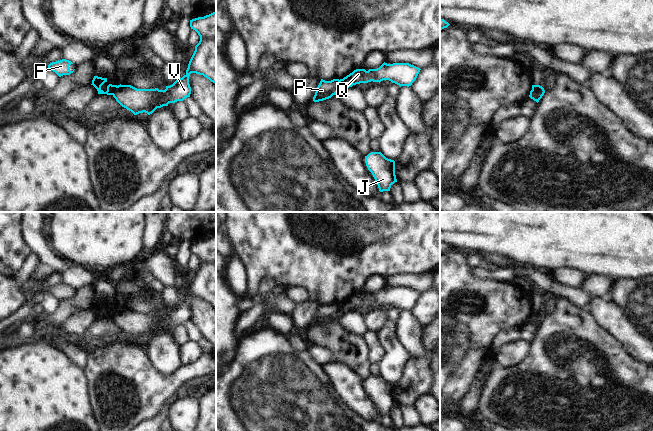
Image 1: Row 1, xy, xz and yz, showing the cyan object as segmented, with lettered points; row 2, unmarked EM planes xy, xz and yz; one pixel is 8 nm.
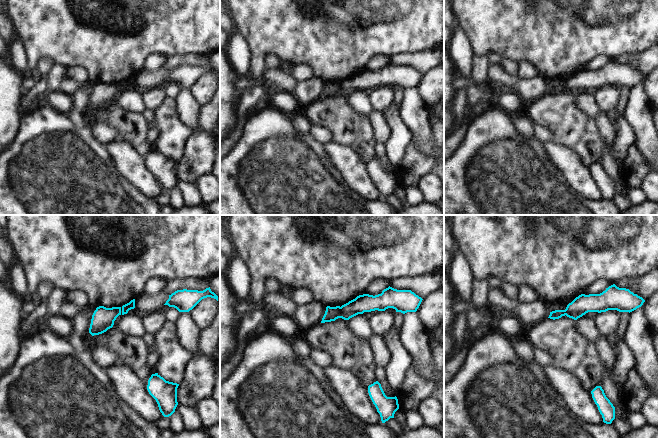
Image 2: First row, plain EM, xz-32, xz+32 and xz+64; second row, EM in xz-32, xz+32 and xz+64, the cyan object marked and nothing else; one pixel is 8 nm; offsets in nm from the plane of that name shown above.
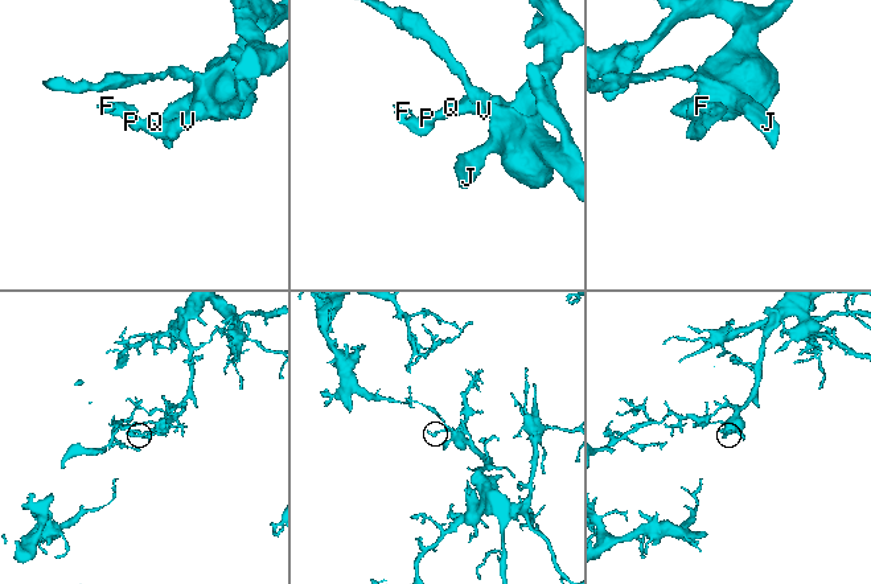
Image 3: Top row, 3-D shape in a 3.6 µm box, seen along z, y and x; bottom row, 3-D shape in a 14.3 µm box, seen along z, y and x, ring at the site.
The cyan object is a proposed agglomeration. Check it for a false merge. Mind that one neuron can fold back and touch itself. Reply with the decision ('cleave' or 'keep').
cleave

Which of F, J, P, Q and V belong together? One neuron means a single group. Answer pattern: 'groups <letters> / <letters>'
groups F P / J Q V

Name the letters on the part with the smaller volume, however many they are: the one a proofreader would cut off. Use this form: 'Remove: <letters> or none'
Remove: F, P

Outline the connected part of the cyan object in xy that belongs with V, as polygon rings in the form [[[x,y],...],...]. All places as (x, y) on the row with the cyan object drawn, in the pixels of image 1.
[[[216,11],[190,20],[190,27],[198,33],[200,41],[195,46],[186,74],[172,85],[166,86],[165,90],[137,89],[131,85],[118,85],[112,95],[122,107],[134,115],[143,112],[150,115],[157,108],[183,101],[191,94],[189,84],[191,73],[203,75],[216,83]]]

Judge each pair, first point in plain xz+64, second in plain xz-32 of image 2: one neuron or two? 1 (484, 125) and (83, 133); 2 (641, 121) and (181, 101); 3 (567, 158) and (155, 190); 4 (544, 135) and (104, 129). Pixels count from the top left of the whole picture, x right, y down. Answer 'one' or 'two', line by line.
1: one
2: one
3: one
4: one

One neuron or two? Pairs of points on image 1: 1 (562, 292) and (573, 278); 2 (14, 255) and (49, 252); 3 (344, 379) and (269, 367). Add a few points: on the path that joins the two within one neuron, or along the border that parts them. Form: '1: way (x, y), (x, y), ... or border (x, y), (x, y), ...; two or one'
1: border (555, 279), (566, 286), (579, 288); two
2: border (23, 229), (25, 241), (33, 251); two
3: border (323, 365), (331, 382), (343, 397); two

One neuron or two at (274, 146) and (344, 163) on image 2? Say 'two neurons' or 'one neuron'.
two neurons

